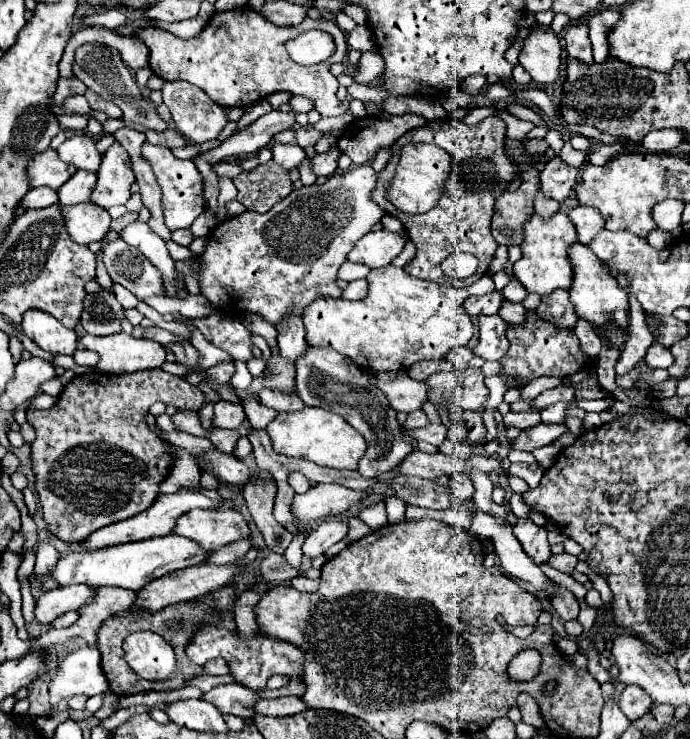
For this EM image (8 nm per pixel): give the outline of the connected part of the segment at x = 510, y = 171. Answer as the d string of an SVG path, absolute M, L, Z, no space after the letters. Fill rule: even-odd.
M491 115L471 127L459 119L439 119L439 121L427 121L427 125L405 133L391 145L393 155L391 155L387 167L381 173L377 173L377 185L371 191L371 197L385 213L397 217L403 223L409 239L417 247L413 261L409 261L409 265L405 265L405 271L409 275L419 277L419 279L429 279L435 283L453 285L453 287L465 287L467 281L459 281L459 279L451 281L439 269L441 261L455 251L467 251L479 259L479 269L475 273L475 279L479 279L487 273L489 263L497 249L497 243L493 241L493 235L489 229L491 215L493 215L493 201L497 195L501 195L507 189L507 185L511 183L511 179L517 171L517 167L513 167L513 163L505 155L505 131L507 131L505 121L495 115ZM407 143L439 145L439 147L447 149L453 159L453 171L451 171L449 179L445 181L441 199L439 199L437 207L433 207L429 213L421 213L421 215L401 213L385 197L385 189L387 189L387 183L393 179L401 147Z

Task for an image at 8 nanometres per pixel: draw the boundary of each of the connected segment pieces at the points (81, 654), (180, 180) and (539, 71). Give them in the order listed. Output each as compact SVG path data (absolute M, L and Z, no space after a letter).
M83 645L65 655L57 667L57 675L51 679L49 693L51 703L59 705L61 699L71 695L99 695L109 691L103 669L99 669L101 653L91 645Z
M143 143L141 145L141 157L151 165L151 171L161 187L161 205L163 205L163 217L165 225L171 231L191 227L191 223L205 211L205 201L203 201L203 177L197 171L193 161L181 161L177 159L171 149L161 147L161 145L151 145Z
M535 25L523 39L519 63L535 83L553 83L559 77L561 43L551 27Z

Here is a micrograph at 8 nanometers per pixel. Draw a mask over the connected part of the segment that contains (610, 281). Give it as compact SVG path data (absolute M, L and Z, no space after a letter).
M573 243L569 247L569 261L571 261L571 269L573 269L573 283L569 289L569 299L571 299L577 315L591 319L597 327L605 323L607 315L611 315L623 329L627 329L627 311L629 311L627 291L617 283L617 279L609 273L609 269L605 265L601 265L597 255L589 247L585 247L581 243Z

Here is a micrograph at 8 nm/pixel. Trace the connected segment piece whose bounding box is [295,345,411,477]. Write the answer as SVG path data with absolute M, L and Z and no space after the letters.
M307 345L307 351L297 357L297 391L305 405L321 407L341 415L349 425L359 429L365 437L369 449L359 461L359 473L363 477L379 477L385 471L395 469L409 453L411 445L403 441L401 425L397 423L393 409L389 409L387 397L377 393L369 385L369 375L357 363L347 359L345 355L337 353L331 347L313 347Z

